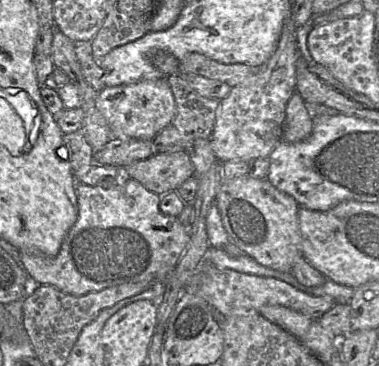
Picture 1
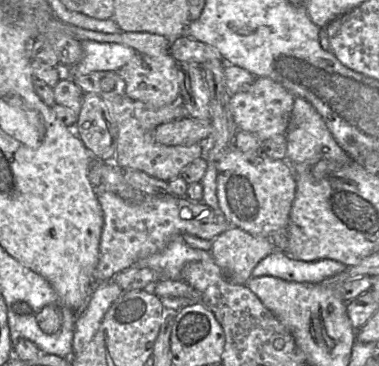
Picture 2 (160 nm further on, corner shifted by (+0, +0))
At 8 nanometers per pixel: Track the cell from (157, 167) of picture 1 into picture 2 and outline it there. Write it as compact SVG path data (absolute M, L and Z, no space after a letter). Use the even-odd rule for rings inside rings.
M95 71L87 75L73 76L71 79L84 93L94 93L106 103L117 125L117 147L115 162L122 169L144 172L149 176L169 182L180 176L182 169L203 156L199 143L190 146L166 146L156 142L154 130L157 126L188 117L184 105L179 101L160 108L148 107L126 94L126 84L117 71Z

